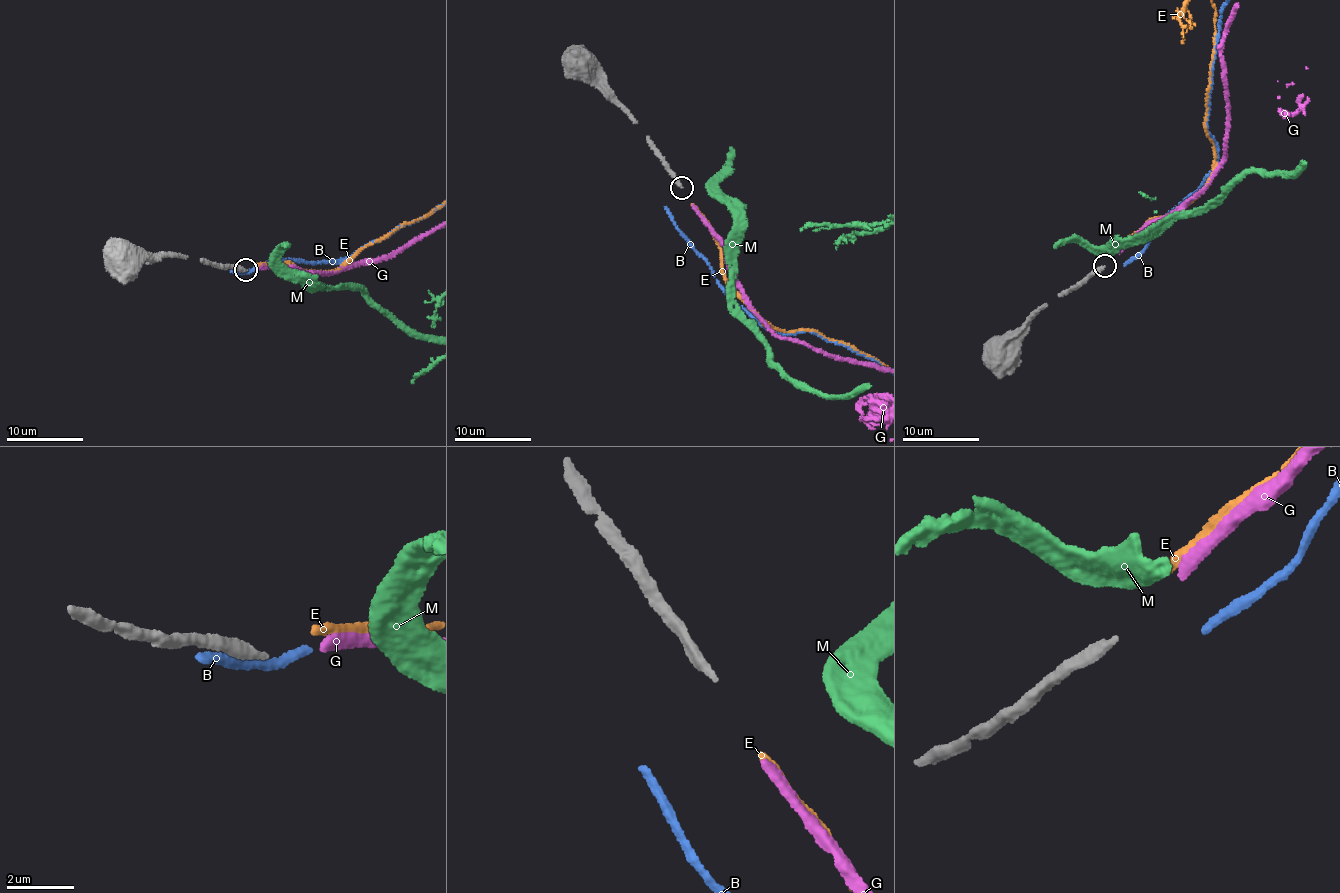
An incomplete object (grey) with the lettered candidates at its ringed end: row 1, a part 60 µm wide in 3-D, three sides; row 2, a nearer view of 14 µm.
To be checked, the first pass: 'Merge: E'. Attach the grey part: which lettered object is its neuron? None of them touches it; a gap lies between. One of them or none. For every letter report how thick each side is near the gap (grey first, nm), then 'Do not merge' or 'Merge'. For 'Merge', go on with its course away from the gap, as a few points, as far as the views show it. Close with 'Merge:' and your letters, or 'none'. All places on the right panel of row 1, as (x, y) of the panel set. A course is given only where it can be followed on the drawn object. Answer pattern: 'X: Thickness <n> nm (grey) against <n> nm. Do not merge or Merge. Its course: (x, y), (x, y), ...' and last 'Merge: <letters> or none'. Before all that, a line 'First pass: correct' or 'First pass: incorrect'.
First pass: incorrect
B: Thickness 280 nm (grey) against 280 nm. Do not merge
E: Thickness 280 nm (grey) against 240 nm. Do not merge
G: Thickness 280 nm (grey) against 320 nm. Merge
M: Thickness 280 nm (grey) against 650 nm. Do not merge
Merge: G

